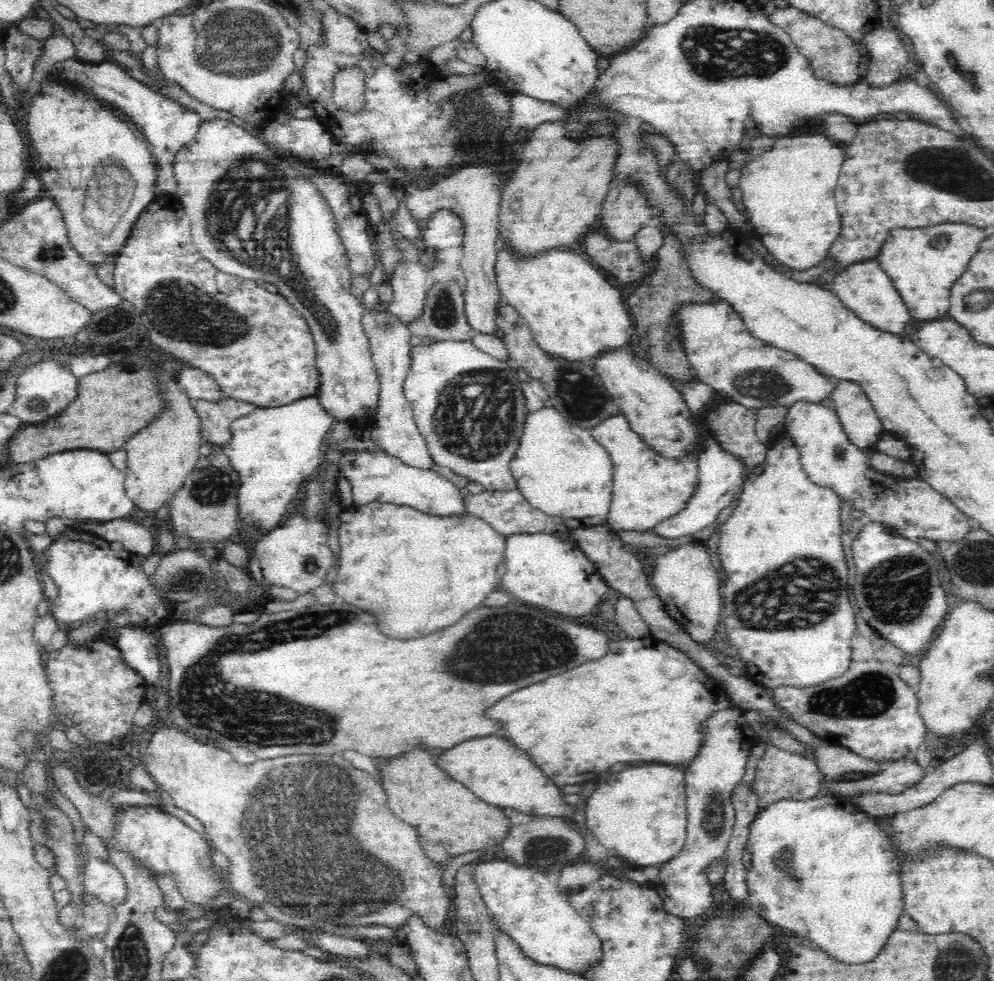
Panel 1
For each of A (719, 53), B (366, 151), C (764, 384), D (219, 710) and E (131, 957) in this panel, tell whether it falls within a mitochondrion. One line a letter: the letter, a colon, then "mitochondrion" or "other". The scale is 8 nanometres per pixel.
A: mitochondrion
B: other
C: mitochondrion
D: mitochondrion
E: mitochondrion

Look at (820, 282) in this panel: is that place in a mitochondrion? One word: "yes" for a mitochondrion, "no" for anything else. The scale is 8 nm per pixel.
no

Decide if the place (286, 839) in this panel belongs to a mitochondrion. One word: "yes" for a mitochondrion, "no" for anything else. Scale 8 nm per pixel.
yes

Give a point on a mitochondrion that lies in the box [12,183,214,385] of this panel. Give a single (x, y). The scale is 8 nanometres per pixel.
(118, 322)

